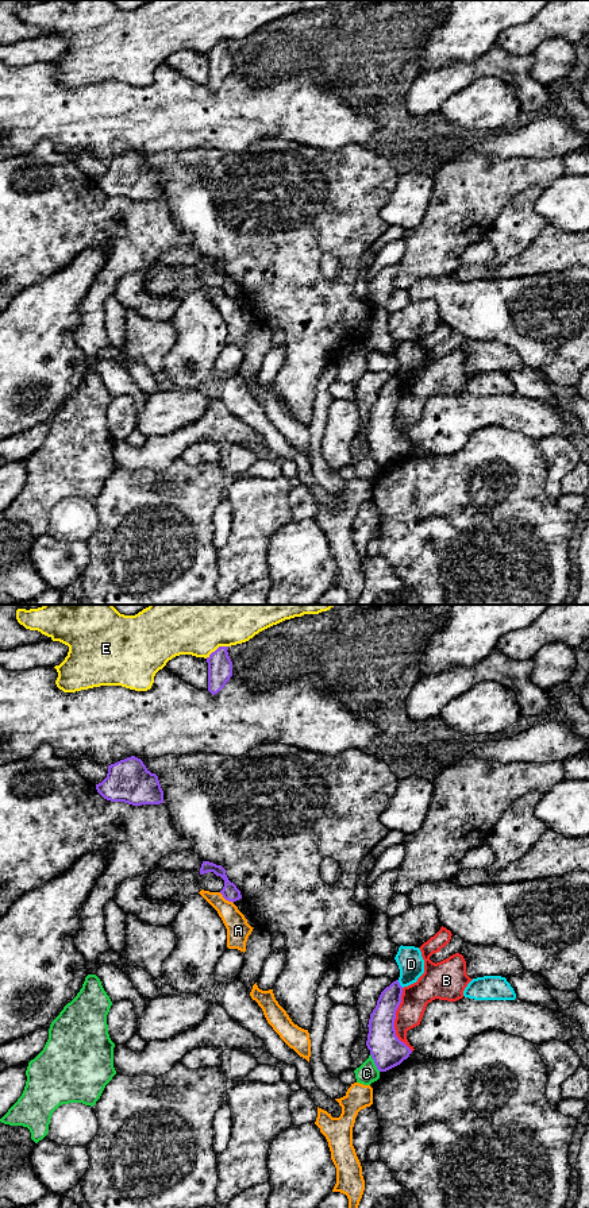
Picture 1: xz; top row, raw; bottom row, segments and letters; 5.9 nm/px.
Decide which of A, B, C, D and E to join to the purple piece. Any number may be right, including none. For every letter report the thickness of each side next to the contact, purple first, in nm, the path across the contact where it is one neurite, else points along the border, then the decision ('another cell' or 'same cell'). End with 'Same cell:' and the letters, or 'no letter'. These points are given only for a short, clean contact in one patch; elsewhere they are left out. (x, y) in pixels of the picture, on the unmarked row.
A: calibres 100 and 140 nm; border xz (219, 288), (233, 298); another cell
B: calibres 200 and 160 nm; another cell
C: calibres 200 and 120 nm; another cell
D: calibres 150 and 160 nm; another cell
E: calibres 140 and 500 nm; another cell
Same cell: no letter

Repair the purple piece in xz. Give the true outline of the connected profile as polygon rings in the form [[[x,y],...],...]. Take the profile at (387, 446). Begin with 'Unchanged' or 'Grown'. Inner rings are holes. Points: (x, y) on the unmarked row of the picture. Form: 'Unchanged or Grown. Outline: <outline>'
Unchanged. Outline: [[[399,375],[386,382],[370,409],[366,441],[380,467],[386,467],[409,452],[412,445],[401,437],[394,425],[396,406],[401,398]]]

